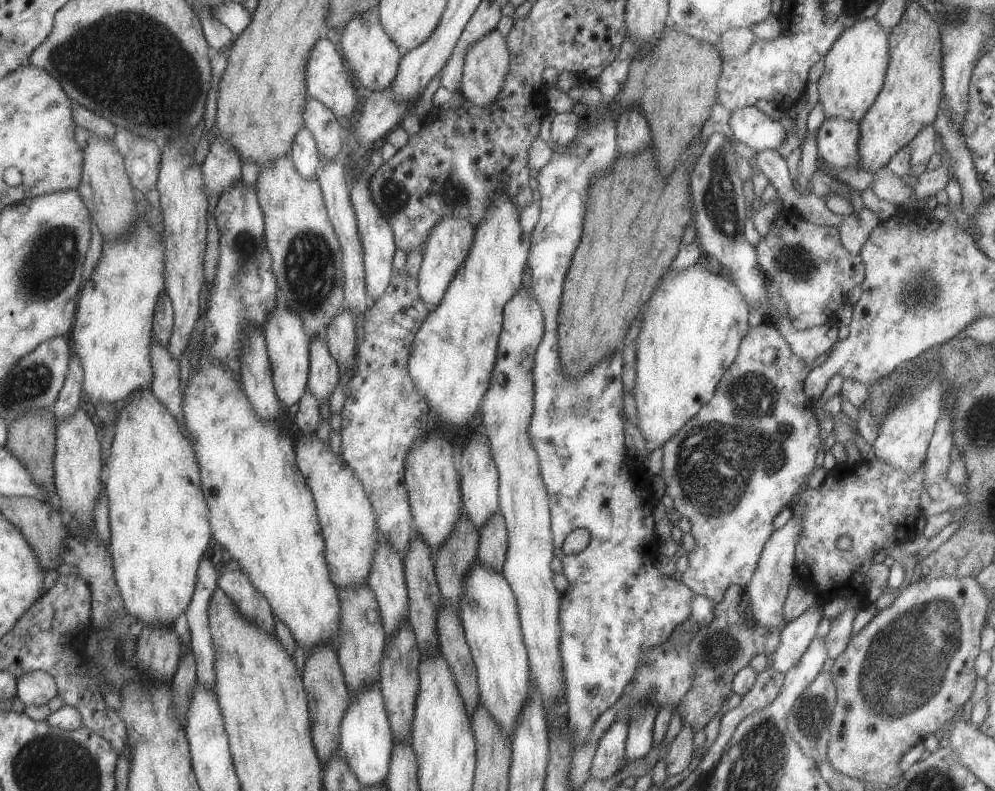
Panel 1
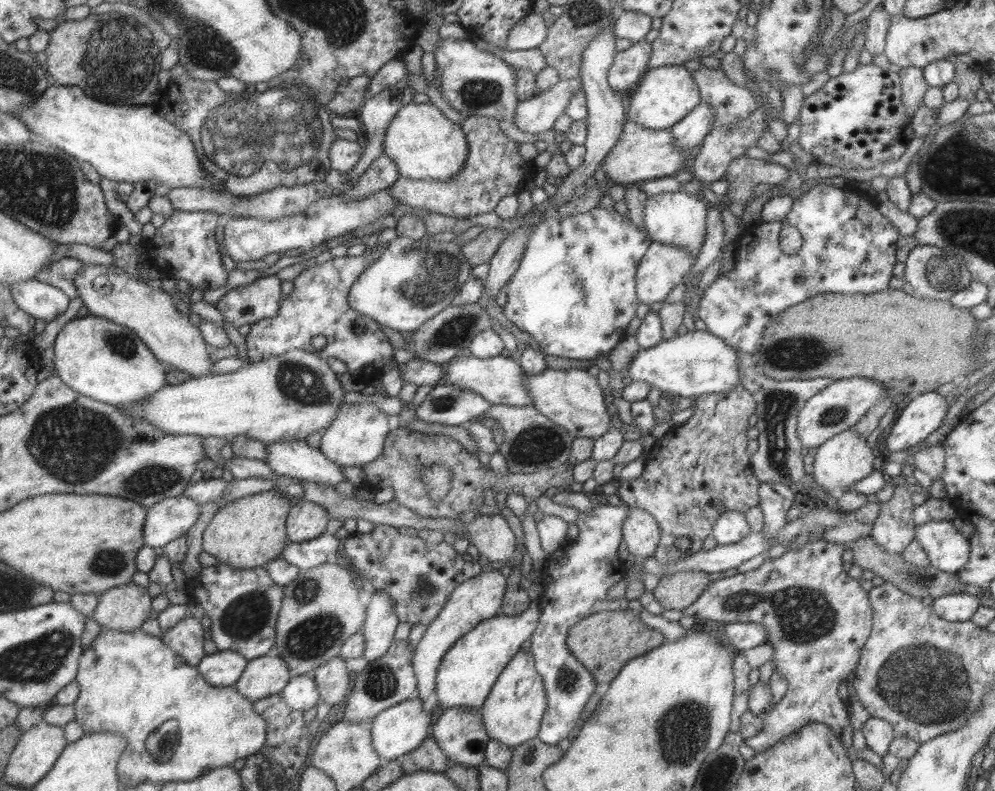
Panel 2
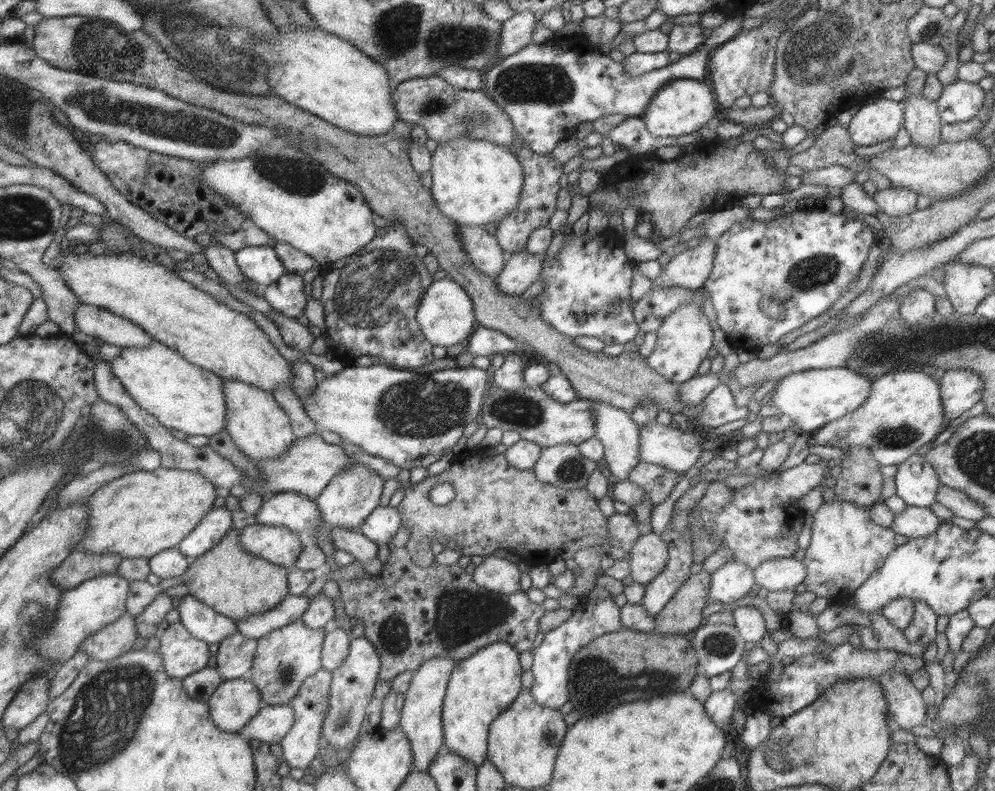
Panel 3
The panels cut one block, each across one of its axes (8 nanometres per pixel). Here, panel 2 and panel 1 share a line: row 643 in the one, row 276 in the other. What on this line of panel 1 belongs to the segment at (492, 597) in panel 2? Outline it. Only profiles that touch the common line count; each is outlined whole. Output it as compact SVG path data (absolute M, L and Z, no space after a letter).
M443 218L429 230L427 238L423 242L422 258L417 270L417 292L419 298L429 309L433 309L443 298L449 282L453 280L453 274L465 260L469 246L473 242L473 225L465 218Z

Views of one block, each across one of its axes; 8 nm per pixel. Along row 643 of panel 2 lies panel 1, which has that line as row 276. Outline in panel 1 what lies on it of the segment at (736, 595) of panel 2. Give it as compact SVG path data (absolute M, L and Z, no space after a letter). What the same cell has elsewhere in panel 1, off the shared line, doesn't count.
M781 209L769 222L764 238L759 237L756 249L760 270L773 280L785 302L785 315L795 330L810 329L831 322L846 294L863 282L865 268L859 254L849 254L839 238L838 228L814 225L801 218L793 209Z

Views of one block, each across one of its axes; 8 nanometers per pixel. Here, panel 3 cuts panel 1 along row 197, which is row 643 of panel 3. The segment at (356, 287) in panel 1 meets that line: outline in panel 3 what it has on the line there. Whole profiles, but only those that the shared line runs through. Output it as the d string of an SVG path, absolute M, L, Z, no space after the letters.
M336 624L325 629L321 649L321 669L333 672L349 653L350 639Z

